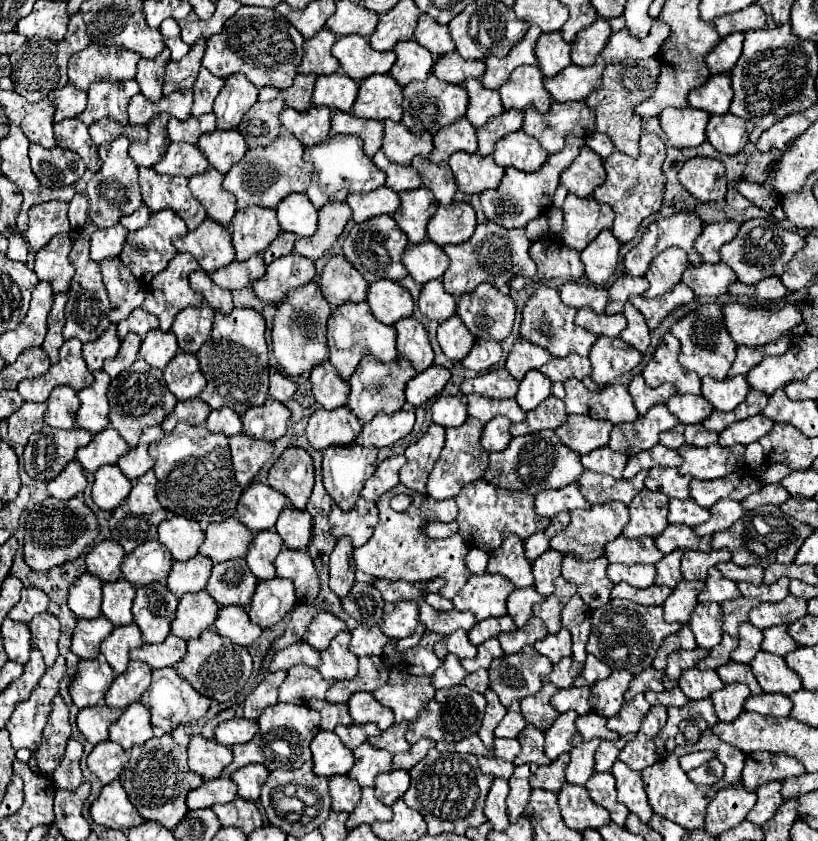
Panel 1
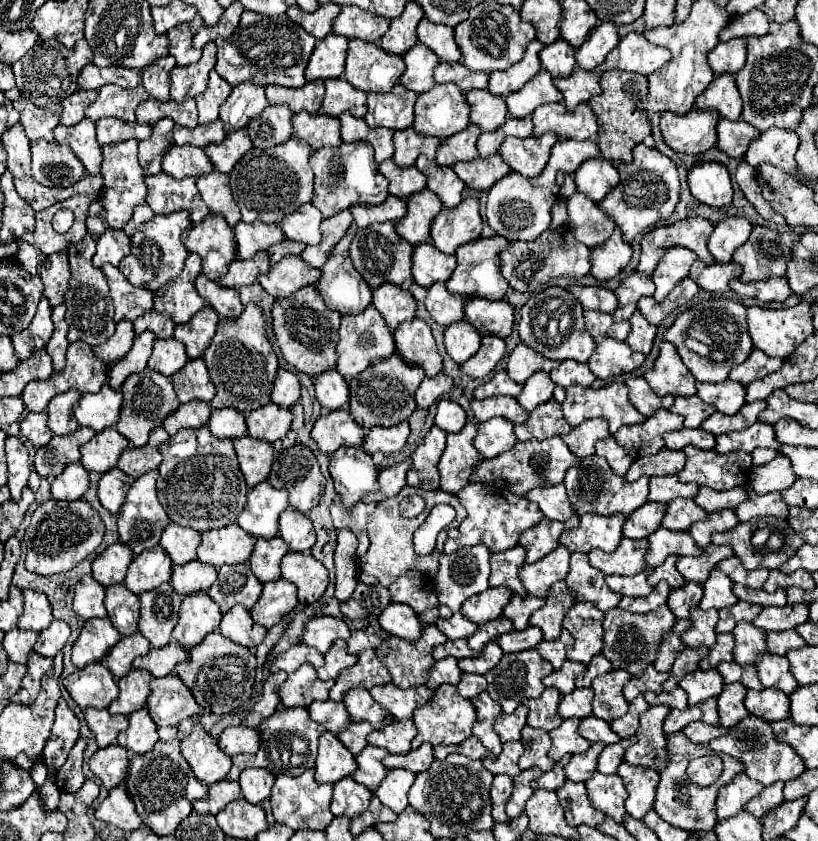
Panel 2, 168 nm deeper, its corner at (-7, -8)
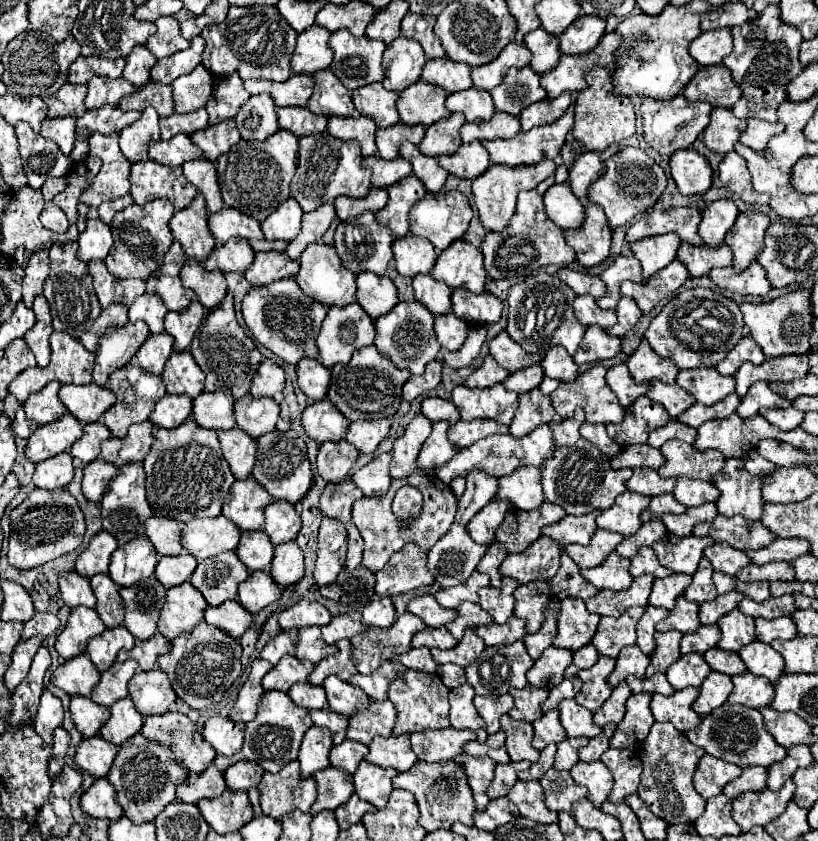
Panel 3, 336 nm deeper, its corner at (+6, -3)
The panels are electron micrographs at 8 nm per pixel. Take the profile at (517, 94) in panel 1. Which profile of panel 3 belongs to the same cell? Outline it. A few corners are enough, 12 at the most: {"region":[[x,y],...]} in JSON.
{"region":[[512,68],[490,94],[494,108],[520,116],[546,98],[540,76]]}

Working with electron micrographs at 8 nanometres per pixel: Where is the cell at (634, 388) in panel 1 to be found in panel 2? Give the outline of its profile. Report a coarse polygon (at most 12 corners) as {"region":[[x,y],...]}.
{"region":[[643,377],[629,379],[629,399],[645,417],[669,409],[673,399],[655,395]]}

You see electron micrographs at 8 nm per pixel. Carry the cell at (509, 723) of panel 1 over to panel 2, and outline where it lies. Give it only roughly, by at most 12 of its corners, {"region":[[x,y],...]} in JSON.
{"region":[[519,705],[511,715],[495,721],[501,741],[519,741],[527,707]]}

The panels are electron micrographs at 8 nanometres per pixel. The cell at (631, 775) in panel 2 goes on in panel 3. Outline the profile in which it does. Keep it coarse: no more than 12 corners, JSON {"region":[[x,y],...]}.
{"region":[[608,748],[600,760],[614,776],[610,802],[640,784],[642,762],[632,748]]}

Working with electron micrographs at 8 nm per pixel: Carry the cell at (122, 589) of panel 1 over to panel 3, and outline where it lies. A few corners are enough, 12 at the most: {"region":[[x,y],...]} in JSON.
{"region":[[108,574],[90,584],[98,598],[96,612],[108,628],[120,626],[124,606]]}

